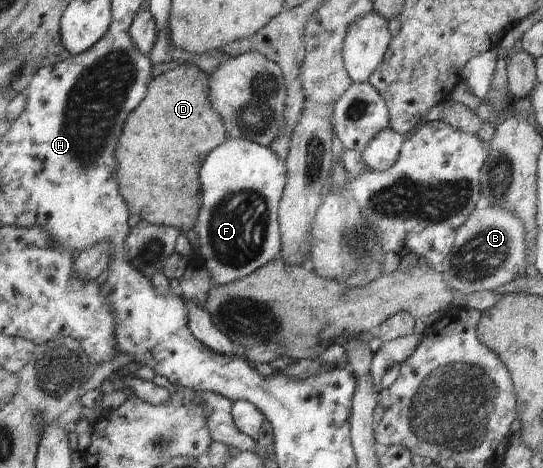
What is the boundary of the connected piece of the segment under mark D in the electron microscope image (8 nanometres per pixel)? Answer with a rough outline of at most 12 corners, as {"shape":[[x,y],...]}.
{"shape":[[209,74],[157,75],[119,138],[131,214],[187,232],[227,142]]}

